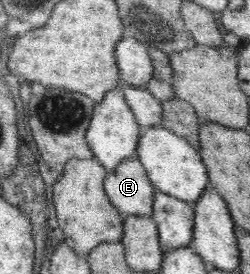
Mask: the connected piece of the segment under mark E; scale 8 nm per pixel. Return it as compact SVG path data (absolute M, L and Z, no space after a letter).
M137 155L119 162L117 169L107 172L103 187L122 215L149 216L153 213L155 189Z

